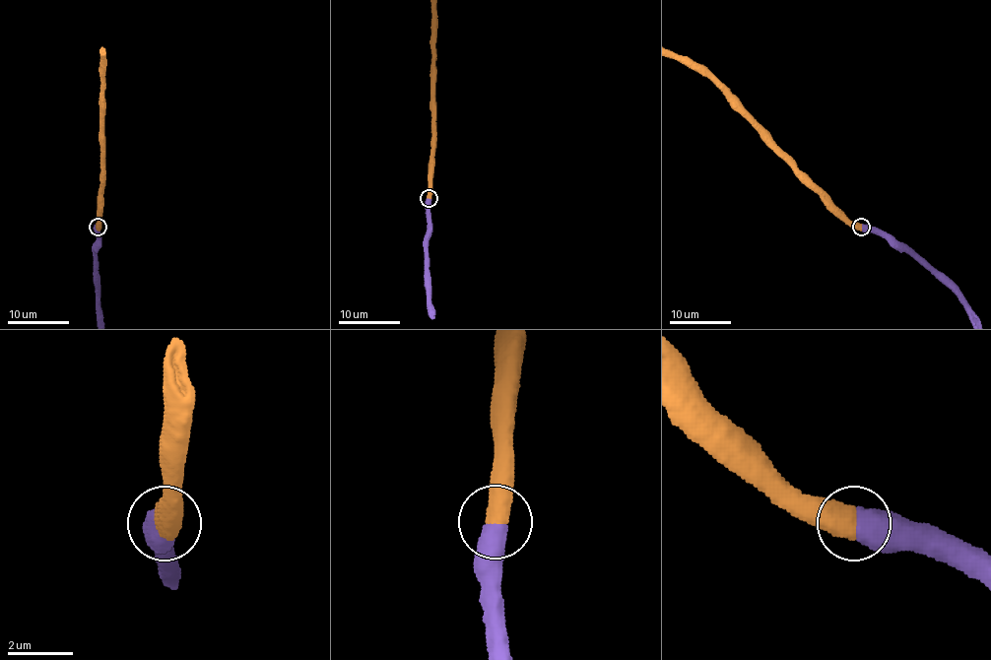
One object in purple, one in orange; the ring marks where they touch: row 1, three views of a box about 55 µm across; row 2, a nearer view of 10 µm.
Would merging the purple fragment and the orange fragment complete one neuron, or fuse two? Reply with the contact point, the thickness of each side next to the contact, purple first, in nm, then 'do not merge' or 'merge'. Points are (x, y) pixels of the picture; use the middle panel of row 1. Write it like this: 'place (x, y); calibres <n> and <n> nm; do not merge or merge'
place (429, 198); calibres 700 and 650 nm; merge

